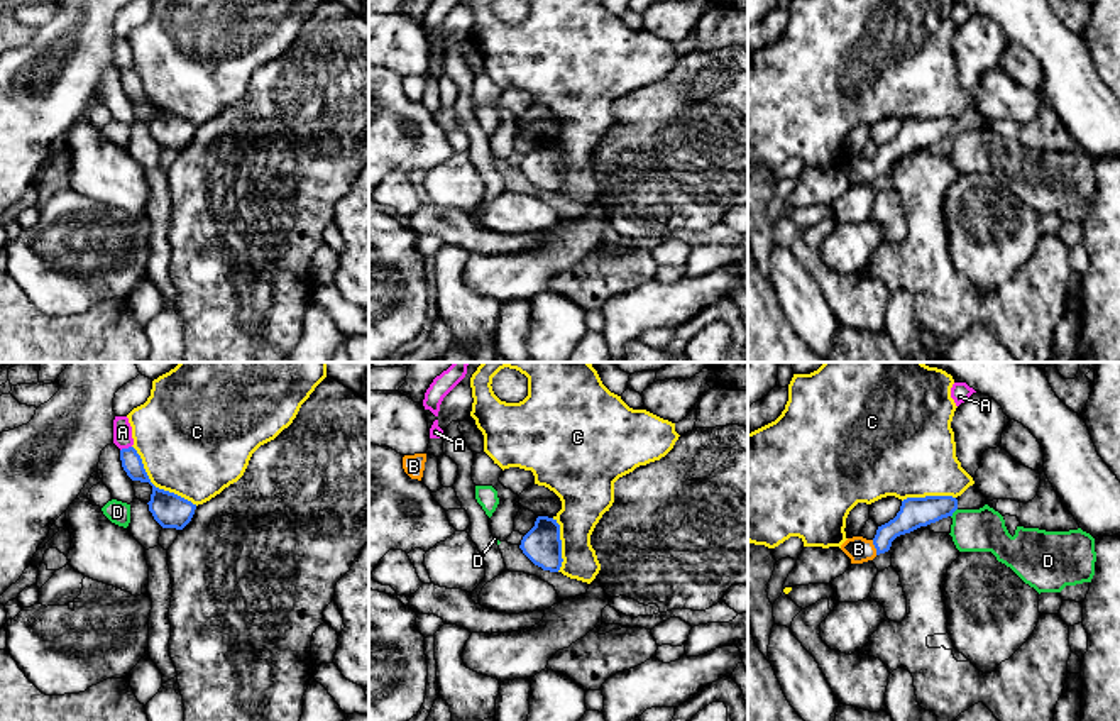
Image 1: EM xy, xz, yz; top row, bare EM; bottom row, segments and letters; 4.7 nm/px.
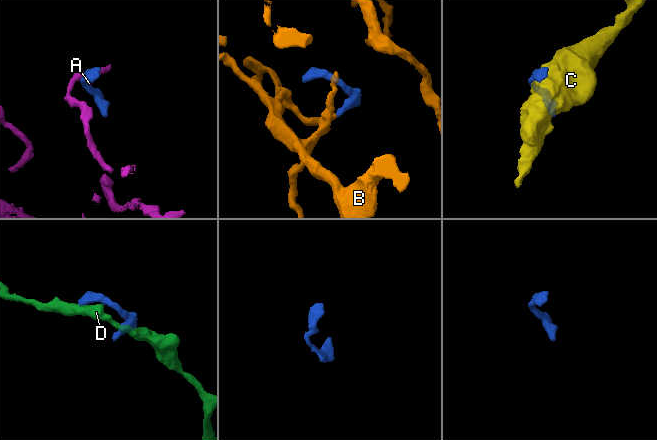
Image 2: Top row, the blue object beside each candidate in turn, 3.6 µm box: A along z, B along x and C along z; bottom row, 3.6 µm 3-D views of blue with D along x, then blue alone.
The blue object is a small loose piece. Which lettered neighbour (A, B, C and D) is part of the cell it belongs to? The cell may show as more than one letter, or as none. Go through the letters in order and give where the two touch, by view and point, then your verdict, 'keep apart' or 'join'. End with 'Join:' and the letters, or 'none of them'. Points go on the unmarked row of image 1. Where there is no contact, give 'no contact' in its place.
A: meets blue in xy at (126, 70); keep apart
B: meets blue in yz at (875, 168); join
C: meets blue in xy at (154, 107); keep apart
D: meets blue in yz at (953, 132); keep apart
Join: B

